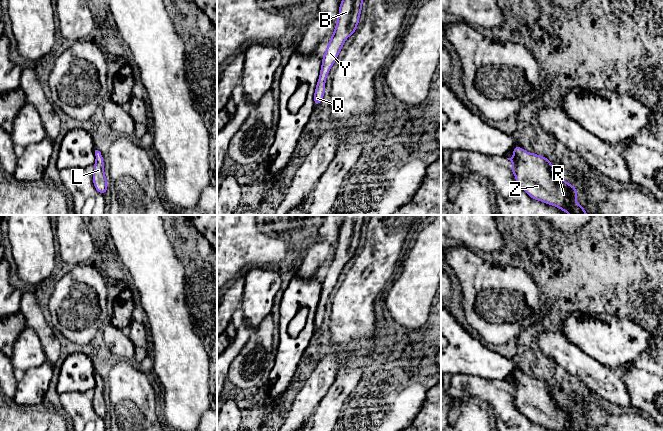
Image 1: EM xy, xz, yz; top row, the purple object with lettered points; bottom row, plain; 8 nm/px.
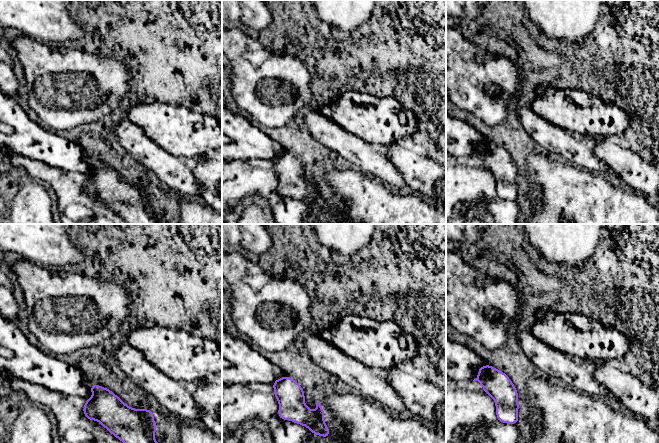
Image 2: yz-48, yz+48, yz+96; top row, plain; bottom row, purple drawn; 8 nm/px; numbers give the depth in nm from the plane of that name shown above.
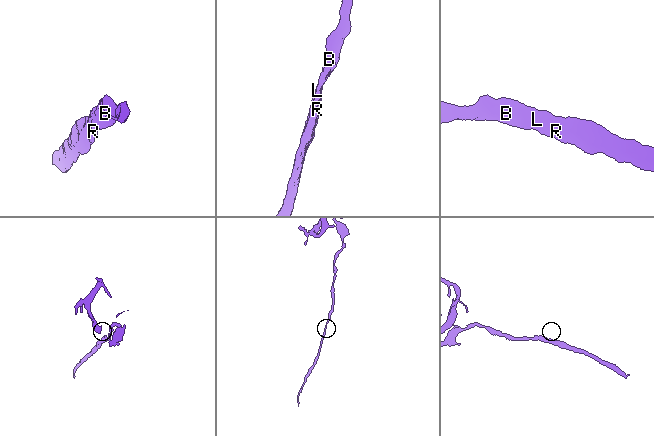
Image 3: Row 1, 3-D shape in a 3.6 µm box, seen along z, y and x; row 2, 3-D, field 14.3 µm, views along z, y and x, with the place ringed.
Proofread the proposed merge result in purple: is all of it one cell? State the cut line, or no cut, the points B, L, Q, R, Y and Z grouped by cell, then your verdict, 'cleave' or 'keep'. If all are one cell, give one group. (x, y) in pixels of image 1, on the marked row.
no cut; B L Q R Y Z; keep

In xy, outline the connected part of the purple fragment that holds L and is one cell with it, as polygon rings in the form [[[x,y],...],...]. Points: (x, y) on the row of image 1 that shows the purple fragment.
[[[95,150],[96,160],[94,163],[94,171],[93,171],[93,184],[95,189],[100,194],[105,194],[108,188],[108,182],[106,180],[106,176],[104,173],[104,162],[103,155],[100,151]]]

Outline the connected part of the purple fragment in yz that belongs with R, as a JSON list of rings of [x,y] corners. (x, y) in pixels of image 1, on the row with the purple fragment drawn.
[[[519,146],[513,148],[513,153],[512,158],[507,158],[513,163],[513,167],[510,170],[515,175],[516,184],[532,199],[560,208],[569,215],[588,215],[584,208],[575,200],[578,196],[577,189],[574,185],[569,184],[552,172],[557,166],[552,165],[549,158],[535,153],[528,153]]]

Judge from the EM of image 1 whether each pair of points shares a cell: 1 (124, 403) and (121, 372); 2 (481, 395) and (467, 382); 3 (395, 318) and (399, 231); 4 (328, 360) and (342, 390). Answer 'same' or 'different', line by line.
1: same
2: same
3: different
4: different

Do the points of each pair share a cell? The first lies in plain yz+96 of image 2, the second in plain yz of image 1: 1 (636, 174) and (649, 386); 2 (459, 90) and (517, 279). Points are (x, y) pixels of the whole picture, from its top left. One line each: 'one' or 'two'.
1: one
2: one

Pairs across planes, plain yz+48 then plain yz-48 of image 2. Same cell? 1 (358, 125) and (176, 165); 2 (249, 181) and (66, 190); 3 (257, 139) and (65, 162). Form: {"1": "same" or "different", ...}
{"1": "different", "2": "same", "3": "same"}

